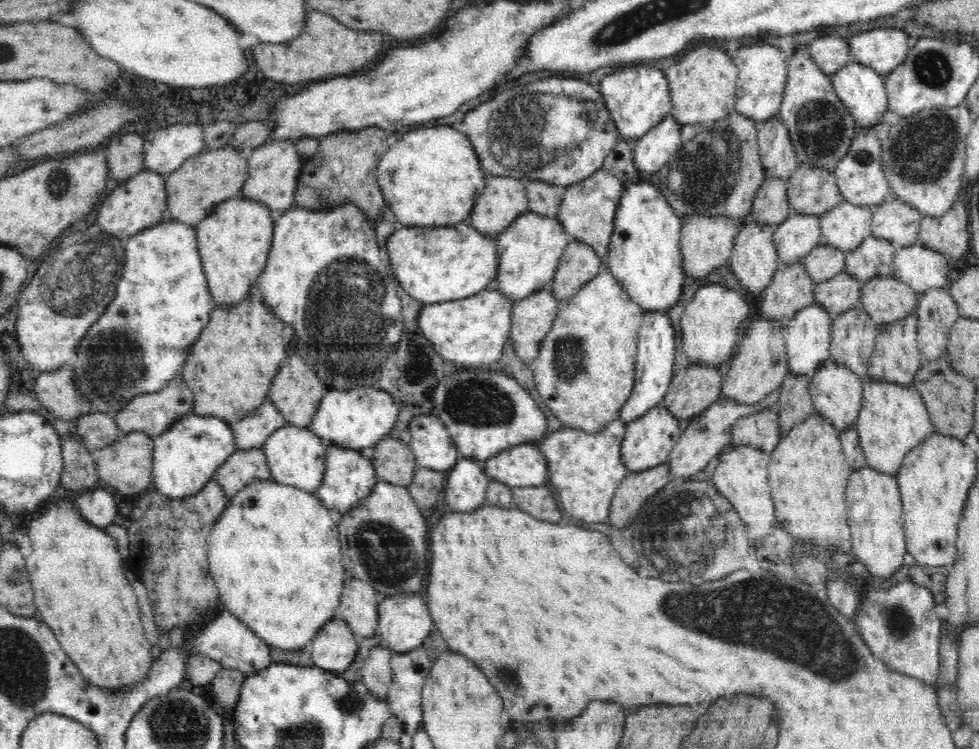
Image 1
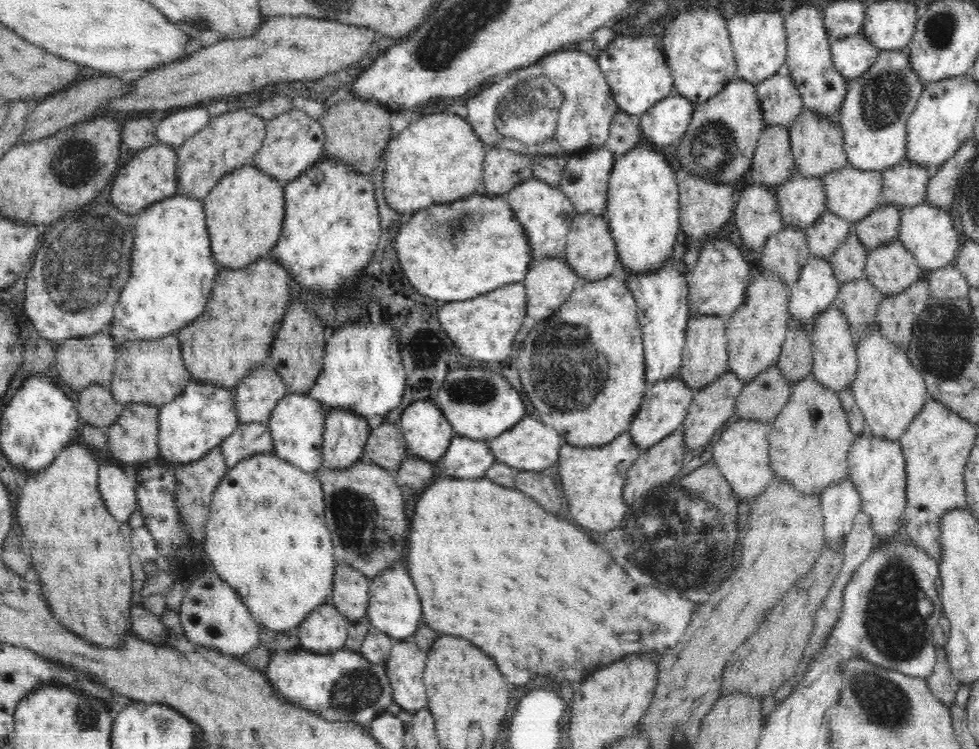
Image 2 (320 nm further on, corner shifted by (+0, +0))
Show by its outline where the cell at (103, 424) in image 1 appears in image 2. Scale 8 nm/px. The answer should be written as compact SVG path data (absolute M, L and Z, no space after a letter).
M92 384L80 392L76 408L82 425L109 427L121 418L125 406L113 398L109 388Z

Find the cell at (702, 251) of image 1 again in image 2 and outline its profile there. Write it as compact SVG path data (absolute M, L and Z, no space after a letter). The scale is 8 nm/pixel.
M679 167L677 171L677 187L679 188L679 223L687 240L699 238L708 239L709 235L725 225L735 210L736 197L731 185L710 181L702 177L693 176L686 171L686 167Z

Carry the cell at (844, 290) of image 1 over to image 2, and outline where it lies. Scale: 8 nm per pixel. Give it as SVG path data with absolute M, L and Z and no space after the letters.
M854 231L846 235L846 240L836 250L826 257L834 275L841 282L859 279L864 276L868 249L856 237Z

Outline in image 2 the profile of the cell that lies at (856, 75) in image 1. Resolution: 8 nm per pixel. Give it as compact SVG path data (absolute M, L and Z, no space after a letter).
M860 33L836 40L831 45L831 59L838 72L850 82L870 68L879 51Z

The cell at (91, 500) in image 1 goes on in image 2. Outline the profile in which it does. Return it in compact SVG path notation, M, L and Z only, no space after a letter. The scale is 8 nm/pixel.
M101 463L98 470L98 490L110 514L120 523L128 523L130 514L138 507L135 487L120 464Z

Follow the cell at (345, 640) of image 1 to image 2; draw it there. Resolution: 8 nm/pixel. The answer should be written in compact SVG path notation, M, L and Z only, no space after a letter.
M331 603L314 610L297 628L298 648L312 653L333 653L345 646L350 622Z

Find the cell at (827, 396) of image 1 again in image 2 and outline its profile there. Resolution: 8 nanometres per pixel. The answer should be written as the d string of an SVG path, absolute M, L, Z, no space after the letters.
M830 306L813 320L813 331L810 337L811 353L813 357L812 377L820 382L824 388L830 388L841 393L844 388L850 388L858 372L858 362L854 344L854 337L850 333L848 319L842 311Z

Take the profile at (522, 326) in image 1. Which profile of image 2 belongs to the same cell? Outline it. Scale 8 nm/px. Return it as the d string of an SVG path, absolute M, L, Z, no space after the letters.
M560 257L534 261L523 283L526 287L526 316L536 324L550 318L581 283L579 274Z

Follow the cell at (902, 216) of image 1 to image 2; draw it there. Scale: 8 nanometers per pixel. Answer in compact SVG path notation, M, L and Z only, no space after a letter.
M904 160L883 172L880 201L885 206L904 207L920 204L926 198L932 171Z

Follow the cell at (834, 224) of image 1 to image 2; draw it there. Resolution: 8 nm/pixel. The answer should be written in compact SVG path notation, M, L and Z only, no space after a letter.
M848 164L837 171L827 172L823 176L824 192L826 193L826 210L840 216L852 226L860 219L882 208L880 196L883 186L883 172L862 171Z

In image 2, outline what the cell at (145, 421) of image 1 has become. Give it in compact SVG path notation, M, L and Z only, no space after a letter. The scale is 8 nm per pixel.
M172 333L156 340L136 339L118 345L109 390L113 398L124 406L128 403L150 403L160 408L178 398L191 380L181 356L177 333Z

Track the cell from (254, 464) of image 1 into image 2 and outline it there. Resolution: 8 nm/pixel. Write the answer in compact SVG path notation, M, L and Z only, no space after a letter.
M239 424L232 435L219 444L228 468L247 456L274 452L274 441L267 424Z

